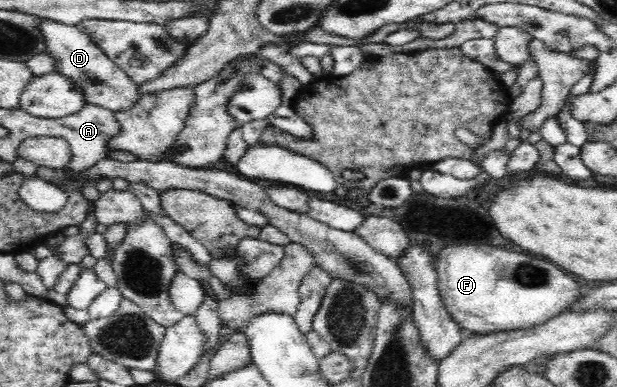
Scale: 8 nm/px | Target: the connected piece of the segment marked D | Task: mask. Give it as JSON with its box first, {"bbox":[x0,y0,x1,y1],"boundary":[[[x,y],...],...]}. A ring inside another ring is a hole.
{"bbox":[39,19,141,112],"boundary":[[[39,19],[39,30],[44,37],[46,53],[54,57],[58,64],[56,71],[71,79],[75,88],[85,94],[85,102],[112,112],[128,110],[141,99],[139,87],[131,78],[107,57],[107,54],[89,37],[82,33],[75,25],[57,23],[51,19]]]}

